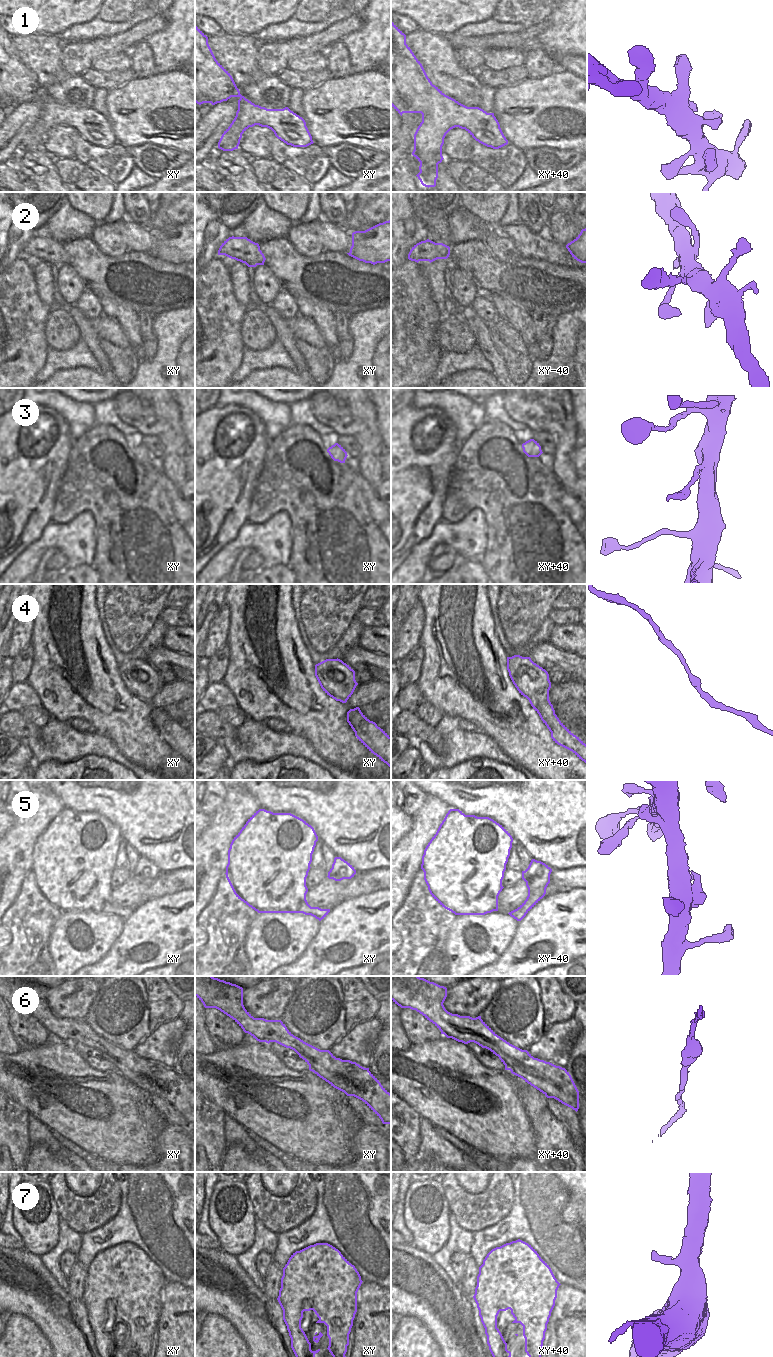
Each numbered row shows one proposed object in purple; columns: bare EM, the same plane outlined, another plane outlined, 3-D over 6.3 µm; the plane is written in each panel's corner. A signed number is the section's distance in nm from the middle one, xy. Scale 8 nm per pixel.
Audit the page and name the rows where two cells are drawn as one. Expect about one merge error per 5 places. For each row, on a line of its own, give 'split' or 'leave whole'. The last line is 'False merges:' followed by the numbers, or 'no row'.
1: leave whole
2: leave whole
3: leave whole
4: leave whole
5: leave whole
6: leave whole
7: leave whole
False merges: no row

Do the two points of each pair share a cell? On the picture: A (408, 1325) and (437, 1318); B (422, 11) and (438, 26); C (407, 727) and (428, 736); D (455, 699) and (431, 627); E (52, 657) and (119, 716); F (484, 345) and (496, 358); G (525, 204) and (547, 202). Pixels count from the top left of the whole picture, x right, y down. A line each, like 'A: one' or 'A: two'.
A: two
B: one
C: one
D: one
E: one
F: one
G: two

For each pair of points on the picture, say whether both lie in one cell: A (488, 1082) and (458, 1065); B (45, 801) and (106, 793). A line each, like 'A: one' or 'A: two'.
A: one
B: two

